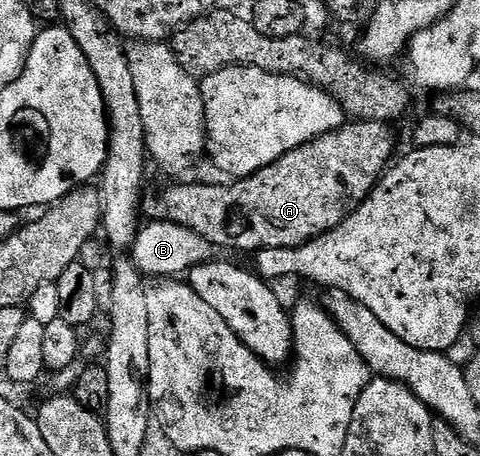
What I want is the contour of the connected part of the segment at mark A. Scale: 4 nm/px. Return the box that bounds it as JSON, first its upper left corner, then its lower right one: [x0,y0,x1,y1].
[142,119,396,255]

